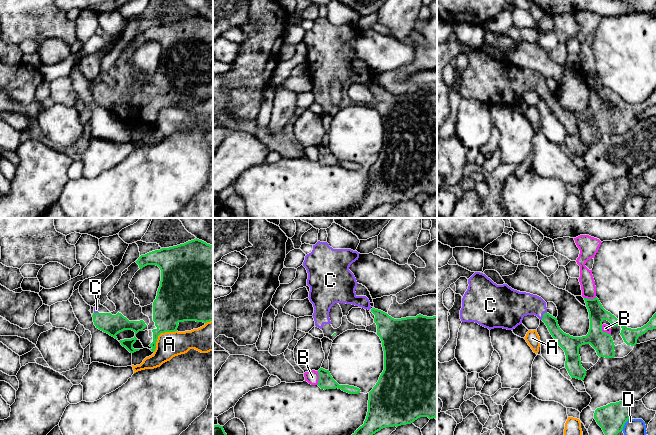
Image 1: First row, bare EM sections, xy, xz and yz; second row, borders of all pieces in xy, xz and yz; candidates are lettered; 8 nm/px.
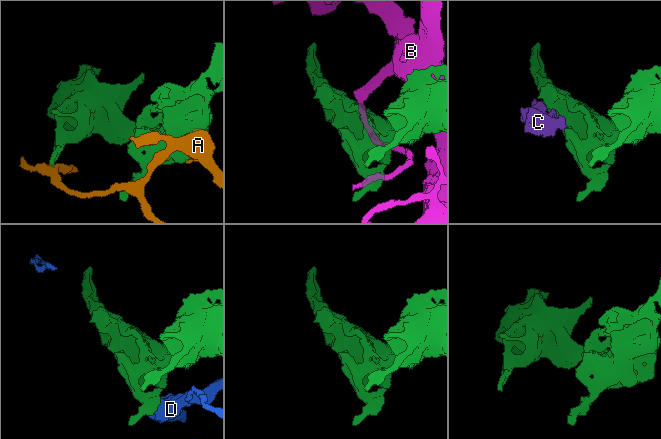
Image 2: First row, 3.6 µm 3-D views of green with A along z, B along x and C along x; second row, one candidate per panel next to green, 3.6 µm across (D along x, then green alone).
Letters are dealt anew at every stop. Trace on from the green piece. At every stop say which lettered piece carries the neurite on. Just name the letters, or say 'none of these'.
C

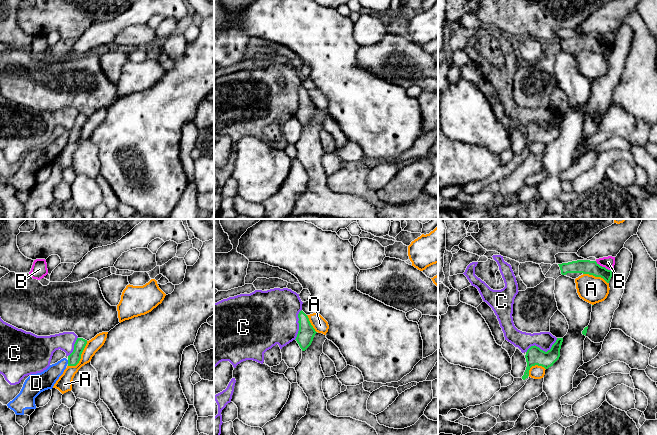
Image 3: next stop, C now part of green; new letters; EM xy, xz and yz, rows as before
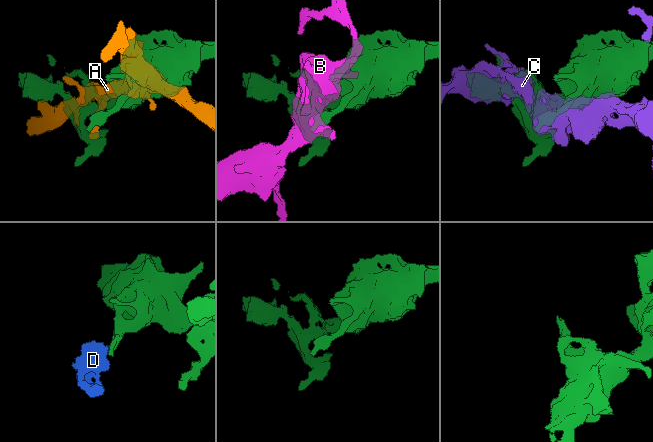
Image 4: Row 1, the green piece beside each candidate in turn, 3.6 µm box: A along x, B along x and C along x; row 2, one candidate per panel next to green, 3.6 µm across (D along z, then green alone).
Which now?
none of these

